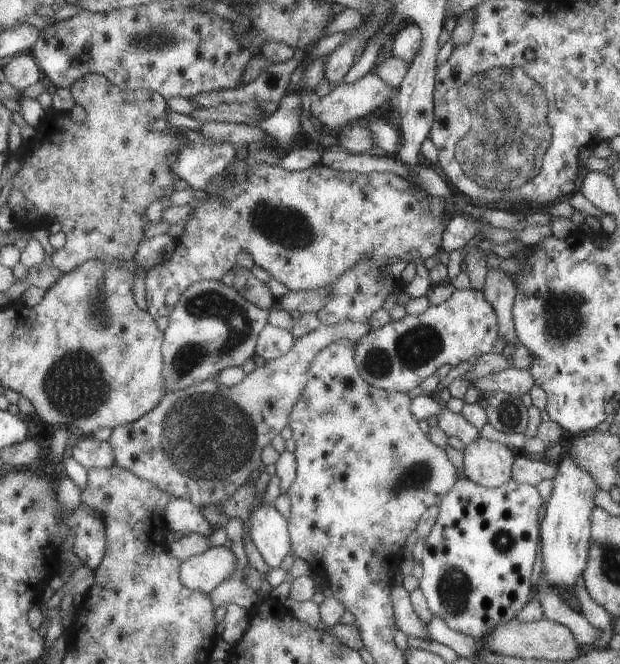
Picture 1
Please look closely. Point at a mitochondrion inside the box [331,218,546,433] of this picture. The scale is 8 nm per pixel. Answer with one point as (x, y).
(417, 347)

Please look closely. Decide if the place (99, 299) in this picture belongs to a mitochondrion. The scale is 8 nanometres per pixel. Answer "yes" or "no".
yes

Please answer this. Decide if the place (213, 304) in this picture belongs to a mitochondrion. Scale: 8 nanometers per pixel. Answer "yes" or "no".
yes

